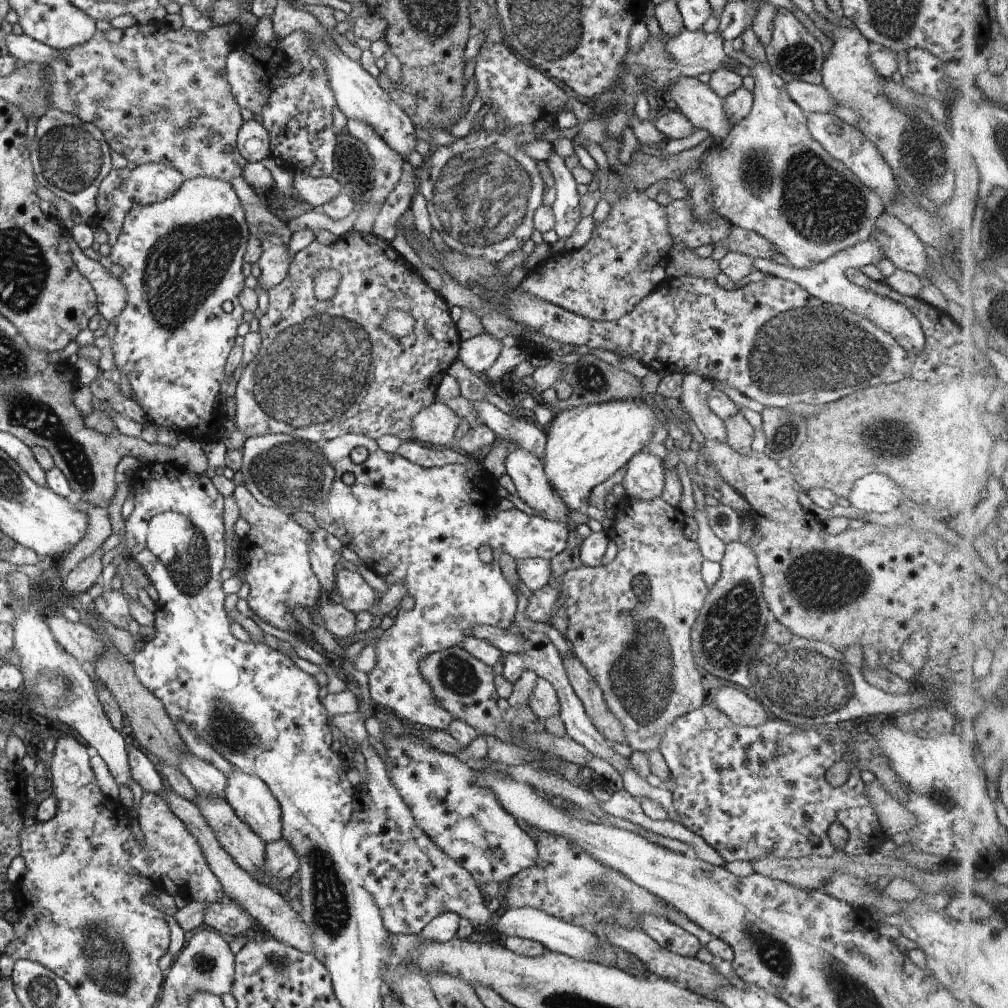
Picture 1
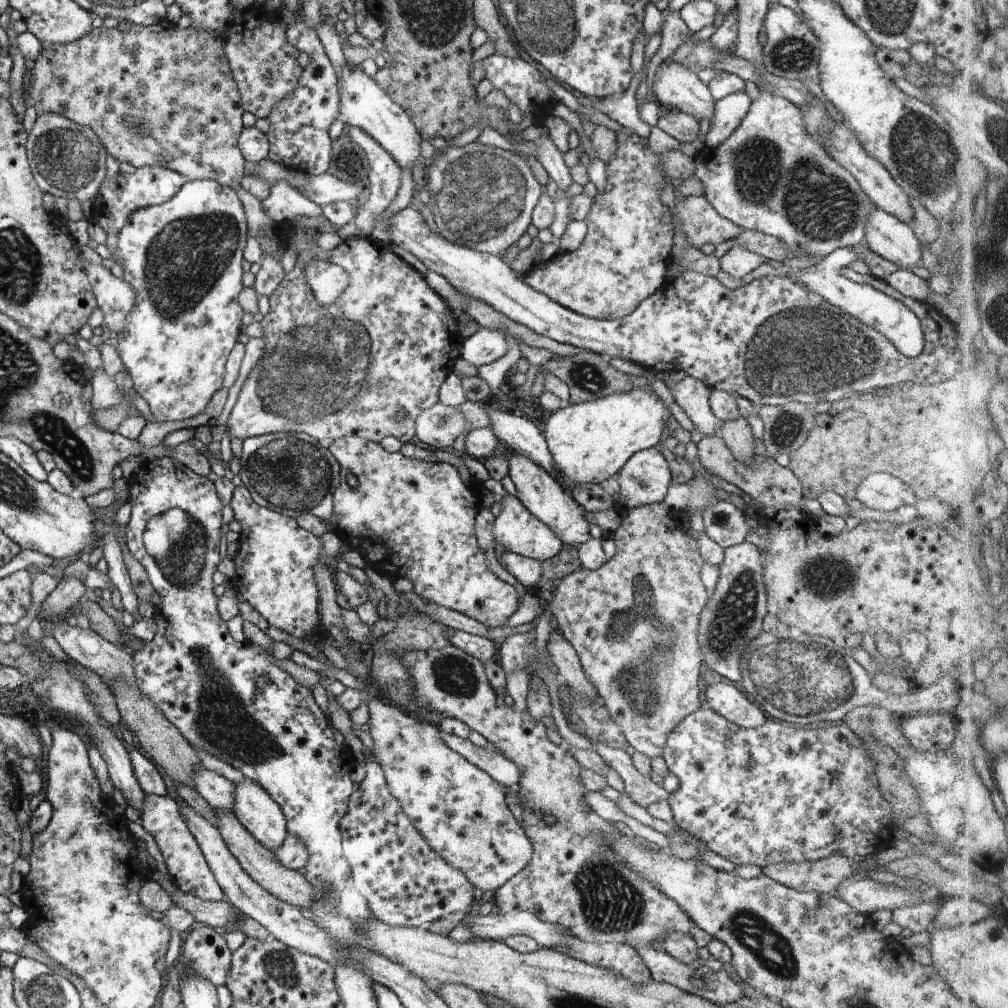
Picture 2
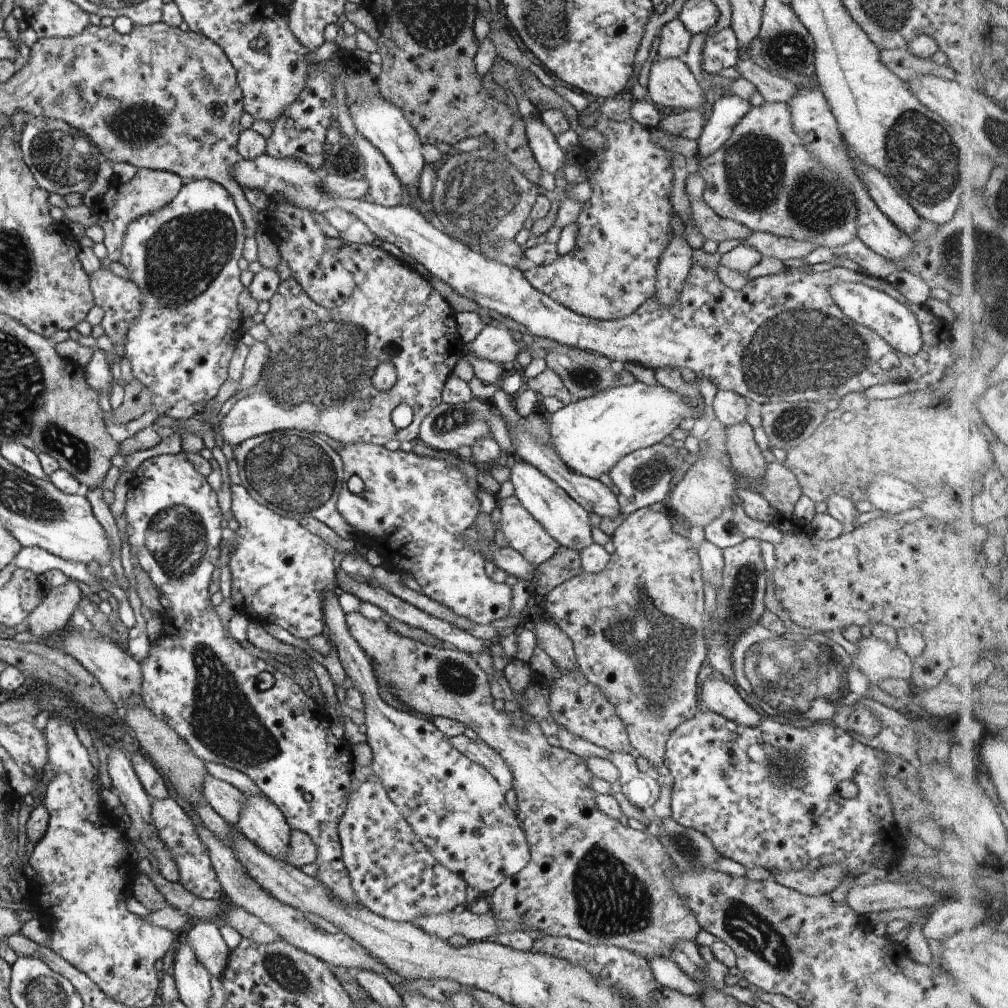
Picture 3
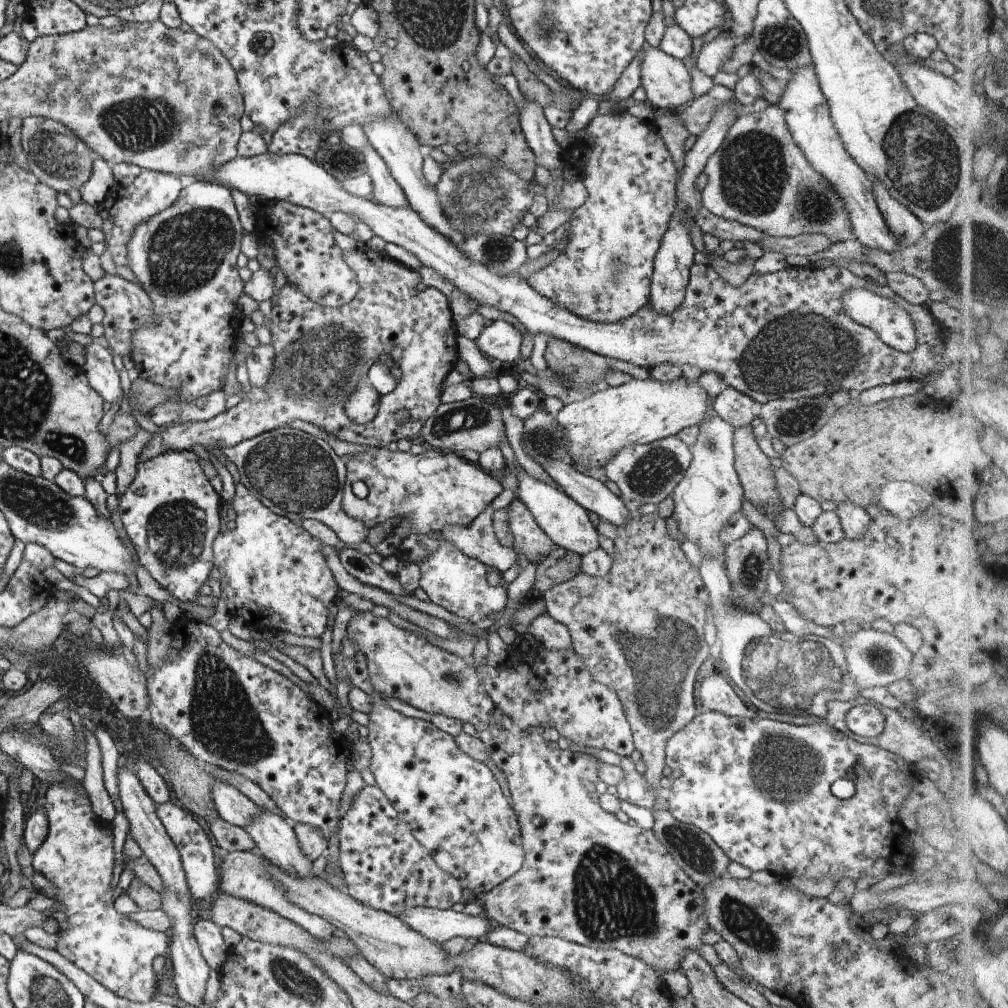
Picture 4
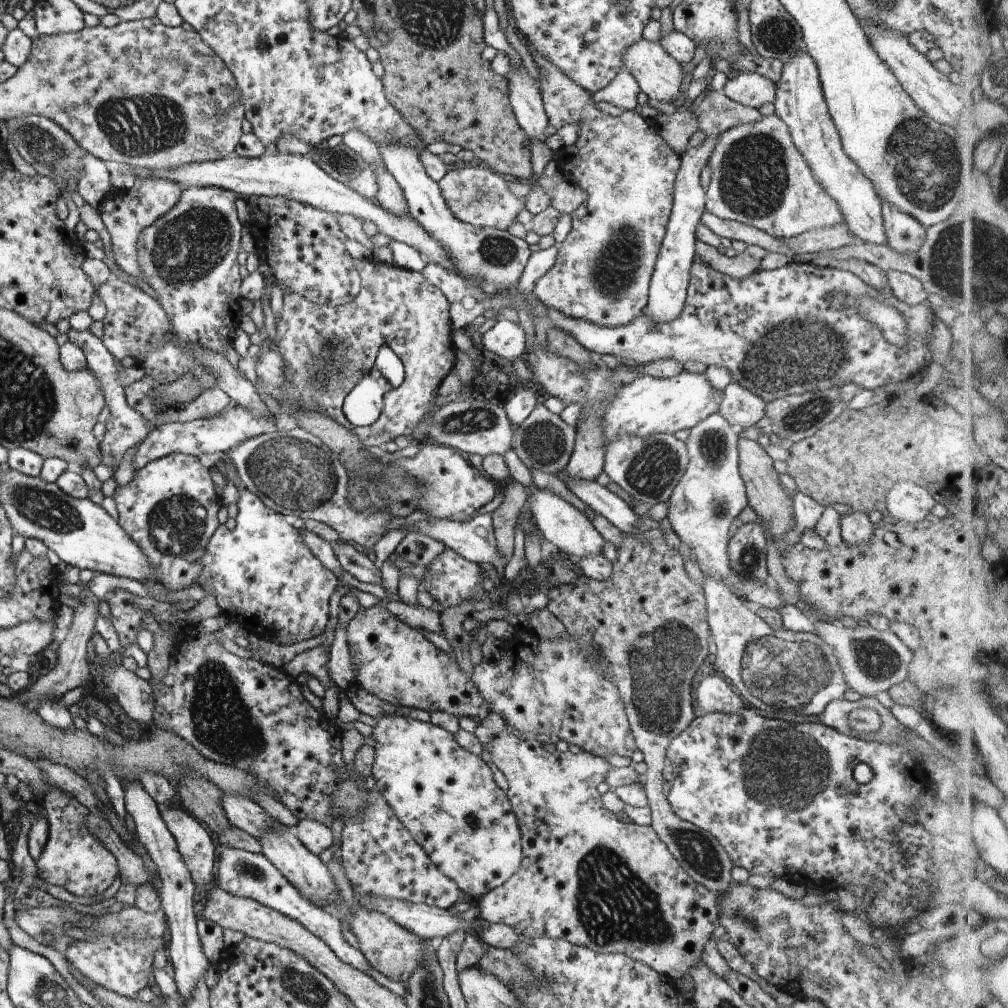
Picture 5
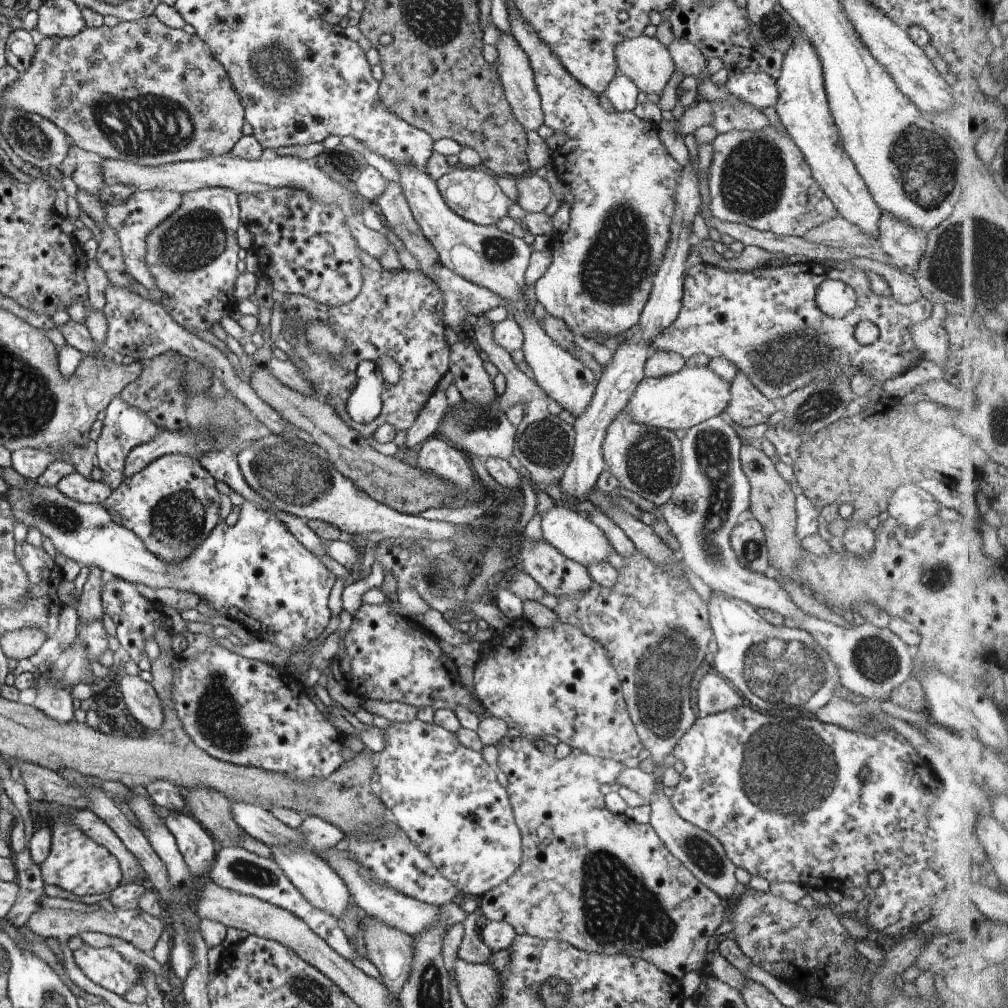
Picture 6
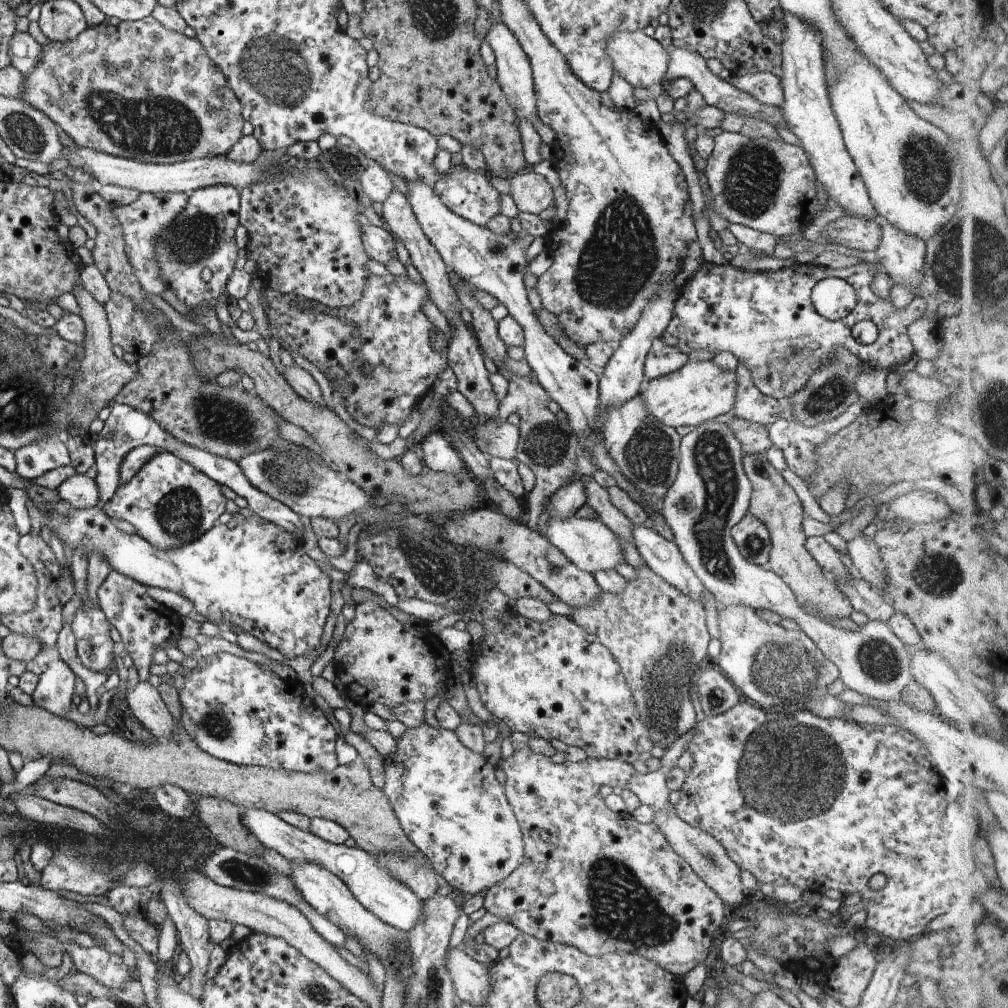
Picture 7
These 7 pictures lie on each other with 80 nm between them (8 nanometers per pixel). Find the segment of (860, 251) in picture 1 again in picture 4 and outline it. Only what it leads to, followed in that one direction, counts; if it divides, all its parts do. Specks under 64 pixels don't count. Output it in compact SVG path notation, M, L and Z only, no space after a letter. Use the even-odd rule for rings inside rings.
M848 289L841 296L841 301L847 310L847 313L858 324L864 325L873 331L885 342L897 351L903 353L912 352L917 345L917 336L912 317L907 310L900 304L882 295L877 295L868 289Z

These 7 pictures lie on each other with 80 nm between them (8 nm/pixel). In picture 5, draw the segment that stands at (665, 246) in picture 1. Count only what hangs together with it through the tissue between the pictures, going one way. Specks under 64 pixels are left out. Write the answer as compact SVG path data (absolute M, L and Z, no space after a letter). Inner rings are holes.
M529 44L529 52L542 76L538 84L549 125L557 129L566 124L581 125L576 136L576 153L570 160L572 171L563 178L587 192L586 200L570 213L572 229L566 239L556 245L555 265L536 282L532 294L548 309L560 311L576 320L606 328L626 326L644 314L648 302L651 276L672 212L681 157L659 135L654 122L643 119L635 110L623 111L617 117L602 113L596 108L590 91L569 79L533 44Z

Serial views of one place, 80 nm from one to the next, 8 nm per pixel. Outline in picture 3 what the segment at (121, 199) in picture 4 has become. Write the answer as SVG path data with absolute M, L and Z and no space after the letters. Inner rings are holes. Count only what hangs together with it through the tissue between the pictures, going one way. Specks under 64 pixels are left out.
M142 167L137 170L136 175L129 182L110 187L102 198L105 205L98 210L100 219L97 222L105 232L103 243L107 248L108 258L112 261L120 261L127 226L134 219L156 212L170 204L183 186L182 180L177 174Z

